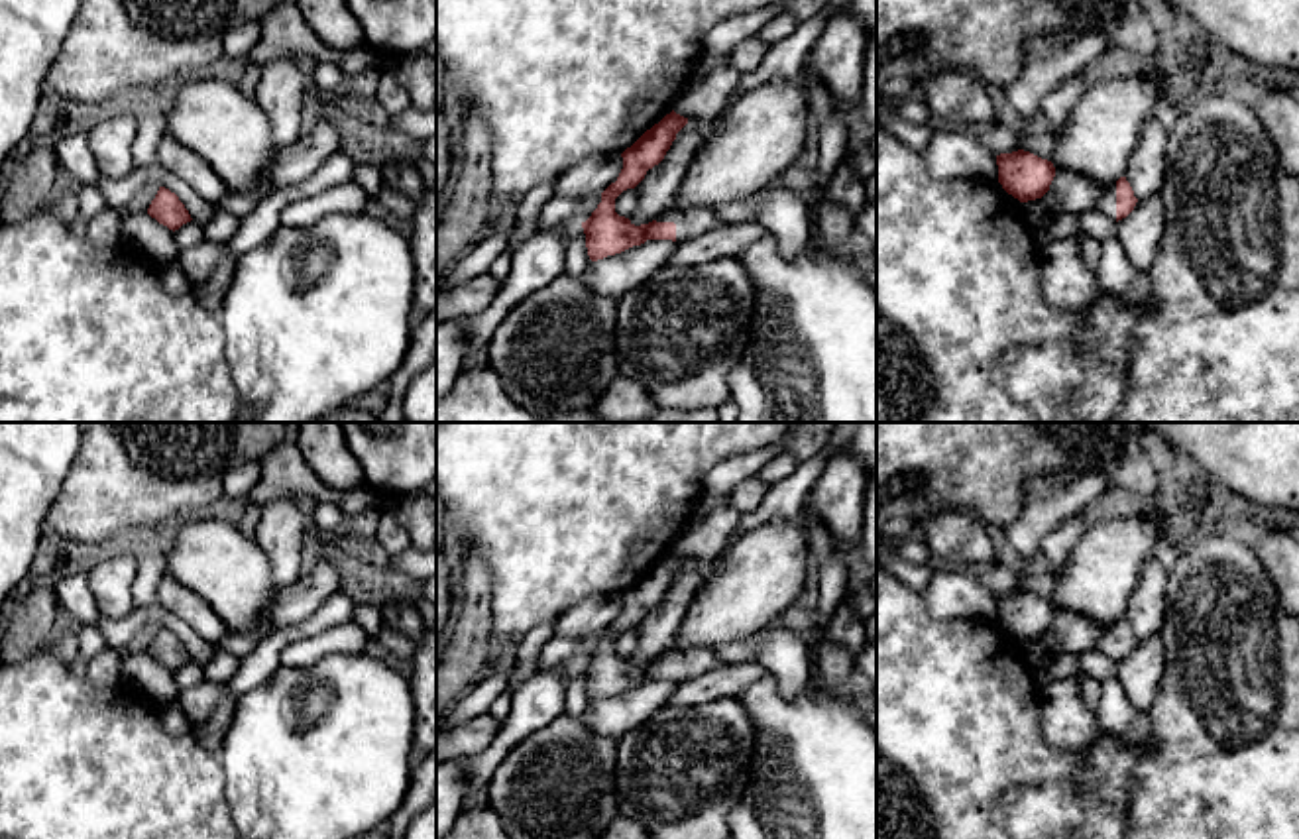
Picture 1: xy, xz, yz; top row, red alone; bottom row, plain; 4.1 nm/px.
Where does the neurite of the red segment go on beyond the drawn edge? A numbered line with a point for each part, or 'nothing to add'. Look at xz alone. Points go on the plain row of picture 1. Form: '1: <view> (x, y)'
1: xz (690, 661)

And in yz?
1: yz (1107, 641)

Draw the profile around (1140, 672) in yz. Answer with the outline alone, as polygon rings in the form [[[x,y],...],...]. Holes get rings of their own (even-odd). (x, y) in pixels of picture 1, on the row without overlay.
[[[1159,637],[1138,641],[1134,650],[1118,660],[1116,680],[1128,701],[1146,717],[1161,688],[1163,666],[1163,641]]]

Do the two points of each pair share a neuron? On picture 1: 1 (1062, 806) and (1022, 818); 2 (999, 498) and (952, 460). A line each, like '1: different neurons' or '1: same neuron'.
1: same neuron
2: same neuron

